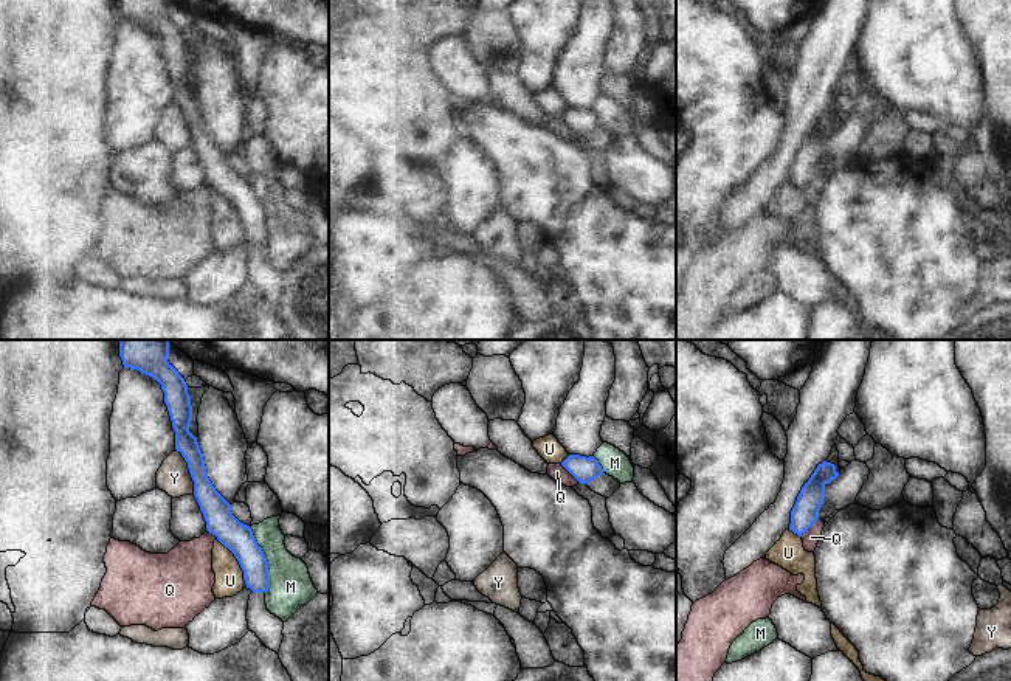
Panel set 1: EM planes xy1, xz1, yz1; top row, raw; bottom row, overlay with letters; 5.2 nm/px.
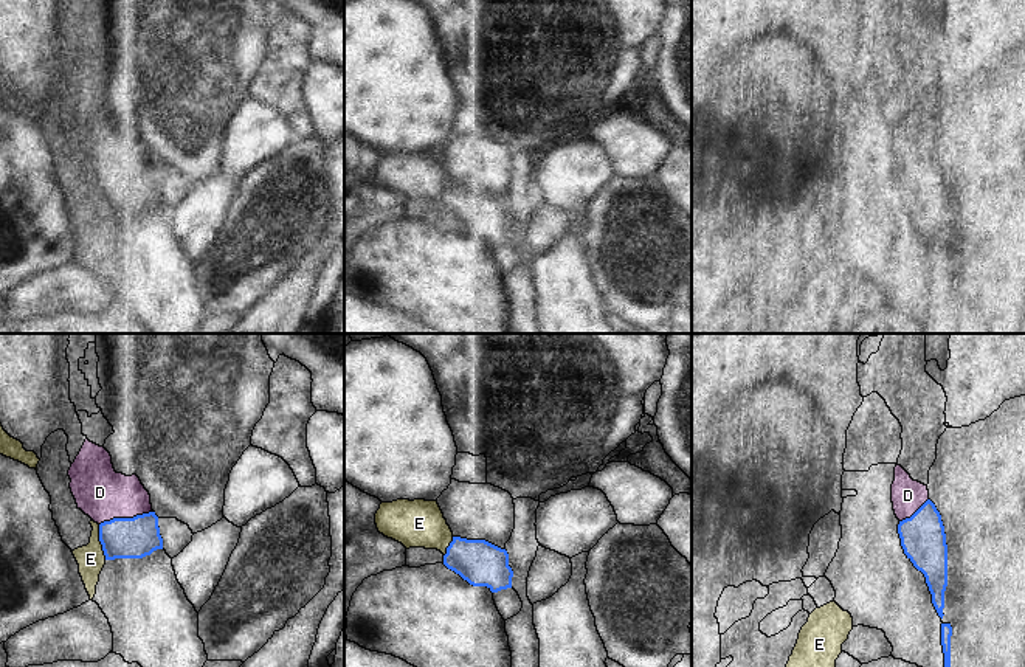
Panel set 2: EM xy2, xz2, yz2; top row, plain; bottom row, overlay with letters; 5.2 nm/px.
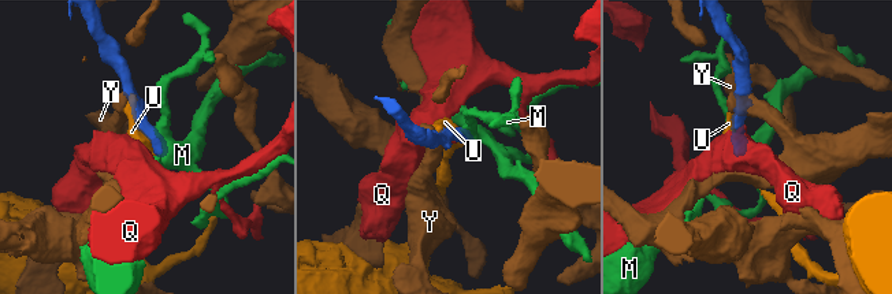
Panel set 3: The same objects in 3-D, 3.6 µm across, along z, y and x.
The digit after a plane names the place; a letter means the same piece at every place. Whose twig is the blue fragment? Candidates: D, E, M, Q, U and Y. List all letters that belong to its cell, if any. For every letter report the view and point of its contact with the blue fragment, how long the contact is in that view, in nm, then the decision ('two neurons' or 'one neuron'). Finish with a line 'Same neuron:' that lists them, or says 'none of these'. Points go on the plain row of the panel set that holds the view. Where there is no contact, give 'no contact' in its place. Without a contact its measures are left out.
D: meets blue in xy2 at (126, 171); contact 280 nm long; one neuron
E: meets blue in xy2 at (100, 193); contact 190 nm long; two neurons
M: meets blue in xy1 at (265, 213); contact 360 nm long; two neurons
Q: meets blue in xz1 at (571, 126); contact 150 nm long; two neurons
U: meets blue in xy1 at (238, 213); contact 280 nm long; two neurons
Y: meets blue in xy1 at (189, 124); contact 260 nm long; two neurons
Same neuron: D

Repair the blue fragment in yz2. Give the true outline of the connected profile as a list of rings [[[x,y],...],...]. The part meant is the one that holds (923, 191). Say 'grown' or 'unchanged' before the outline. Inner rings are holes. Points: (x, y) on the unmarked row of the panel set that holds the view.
grown; [[[898,116],[892,137],[892,155],[899,172],[898,186],[904,206],[924,226],[932,256],[943,271],[947,197],[941,168],[929,152],[927,138],[913,133]]]

